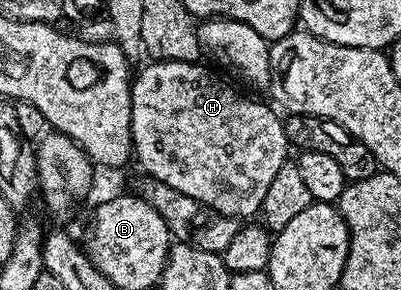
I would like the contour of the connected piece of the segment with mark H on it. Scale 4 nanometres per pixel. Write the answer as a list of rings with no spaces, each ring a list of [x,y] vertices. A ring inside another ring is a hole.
[[[198,62],[149,63],[142,71],[137,71],[130,87],[132,104],[132,124],[130,140],[132,154],[146,169],[149,177],[208,204],[216,212],[229,218],[250,220],[259,213],[264,204],[264,195],[272,185],[276,172],[288,160],[288,143],[283,119],[277,118],[268,107],[254,98],[245,98],[237,85],[229,86],[222,78],[217,78],[210,70],[205,70]]]

